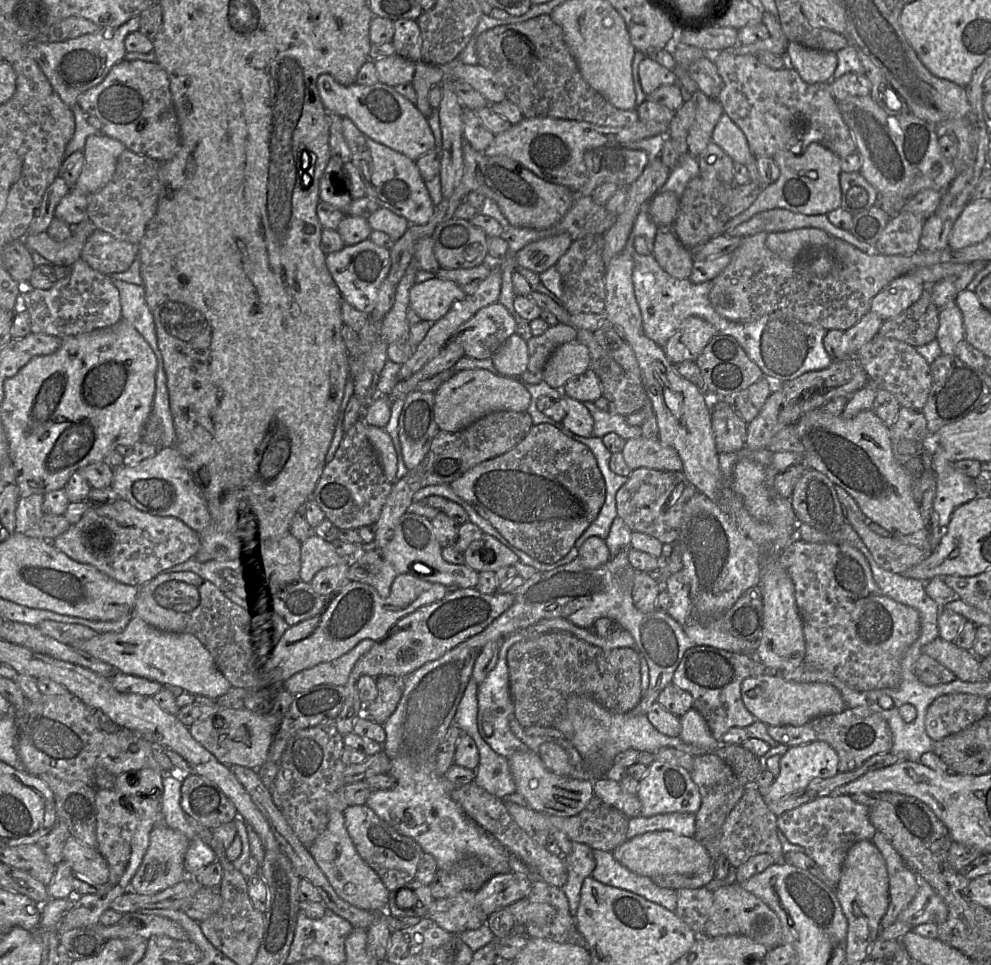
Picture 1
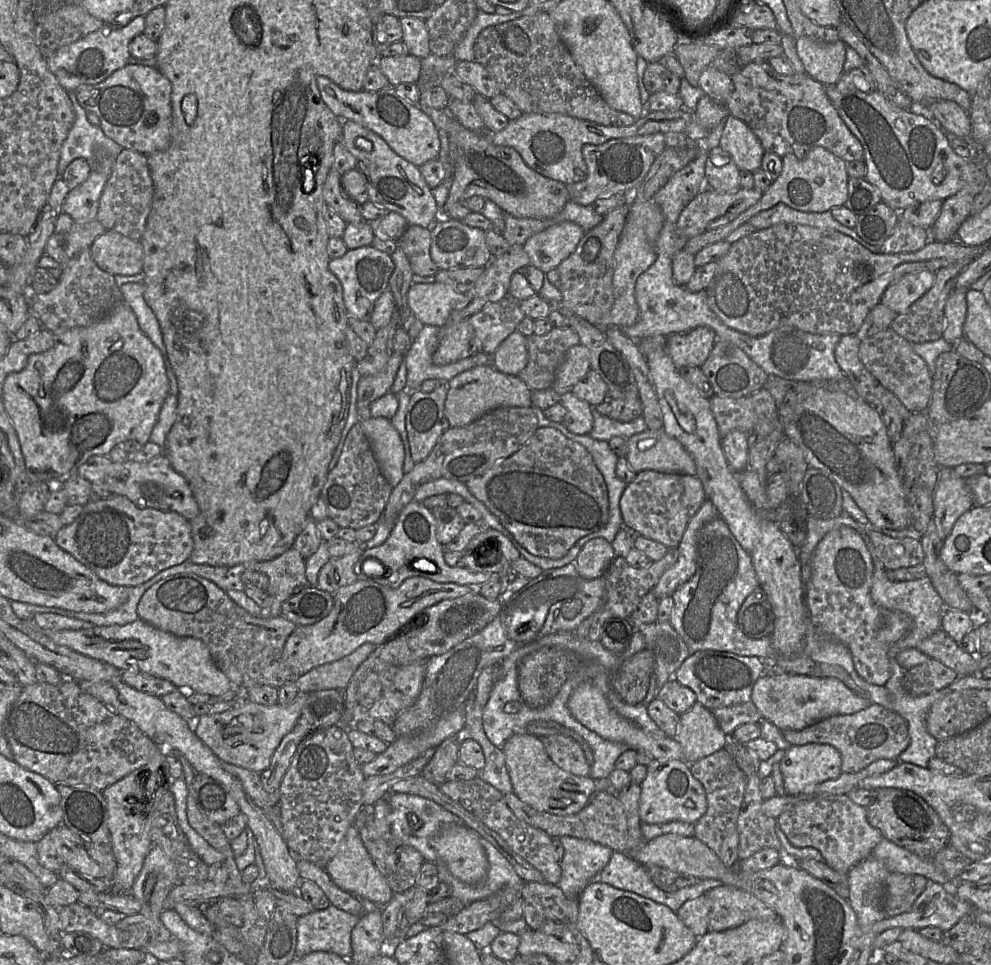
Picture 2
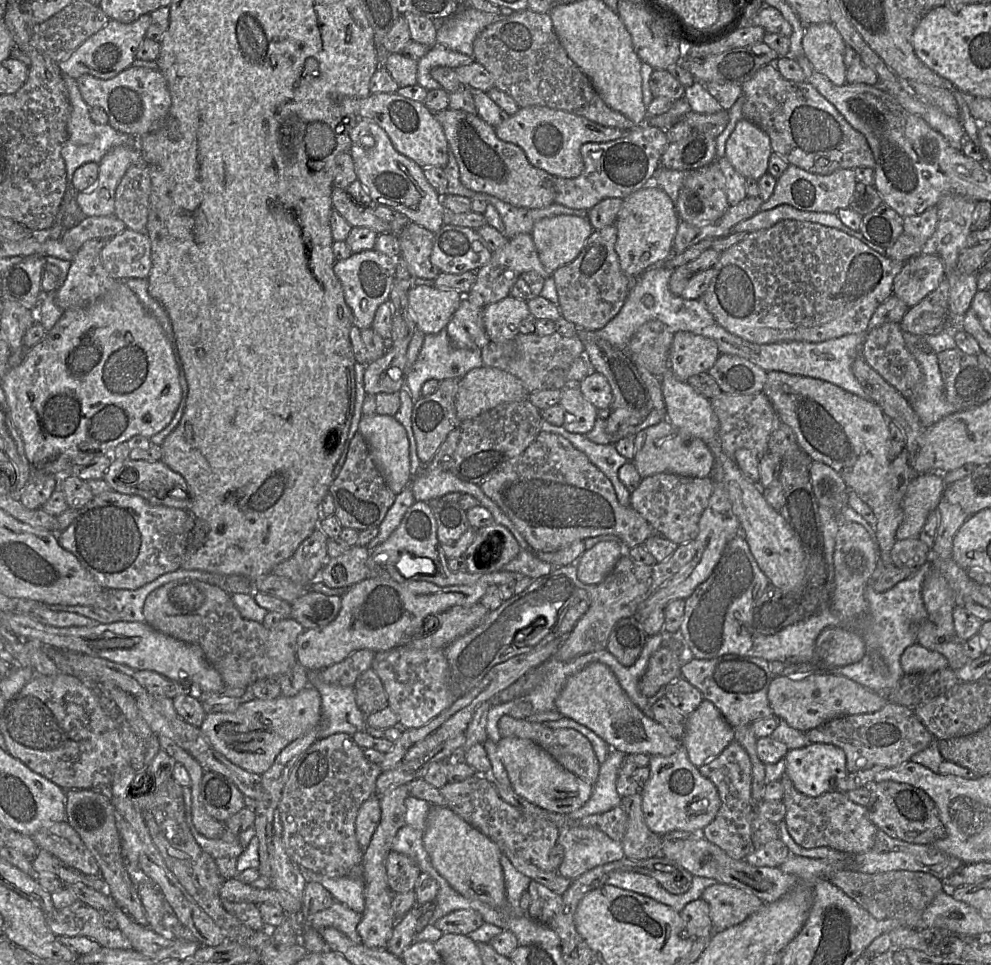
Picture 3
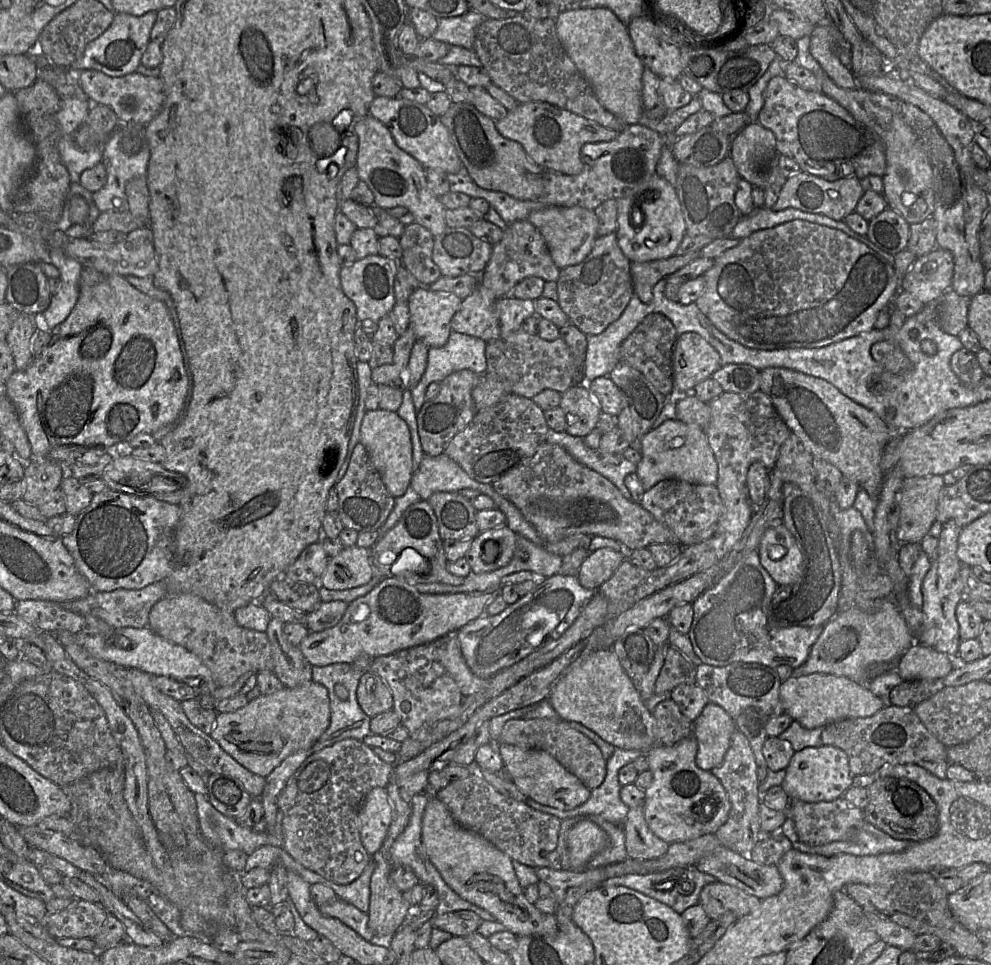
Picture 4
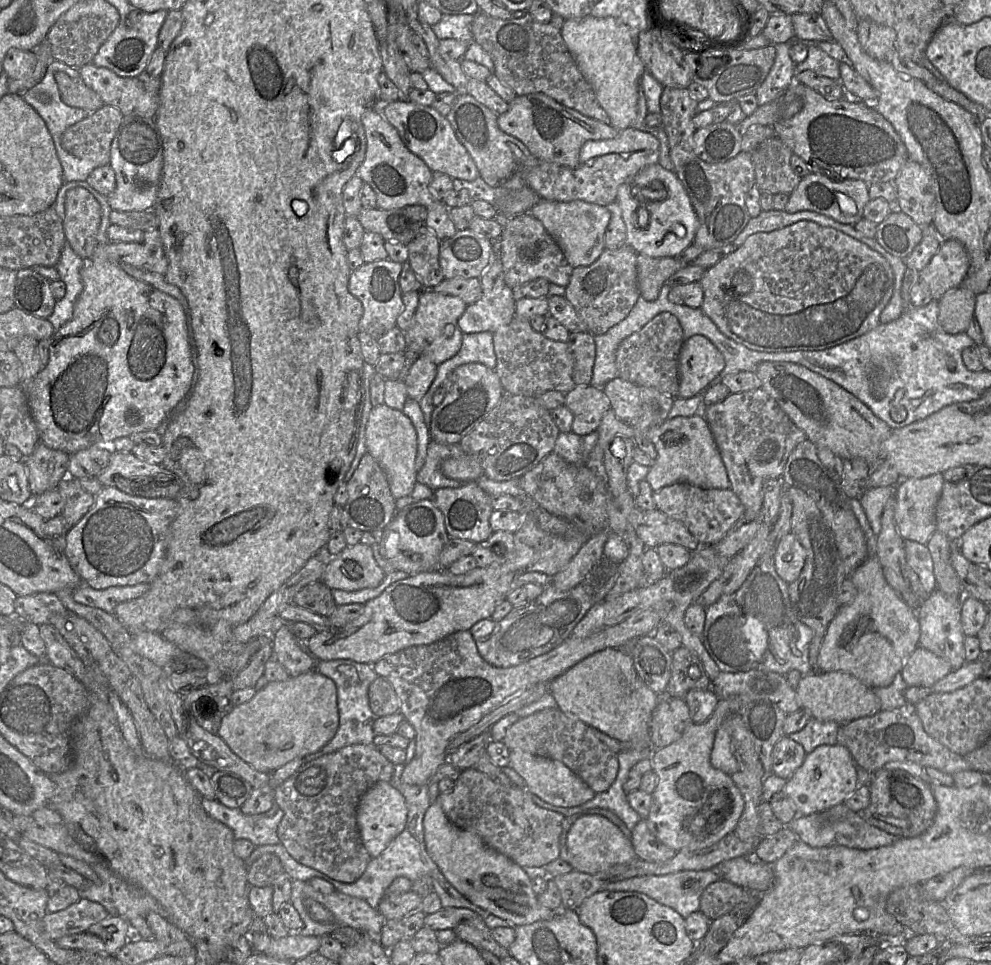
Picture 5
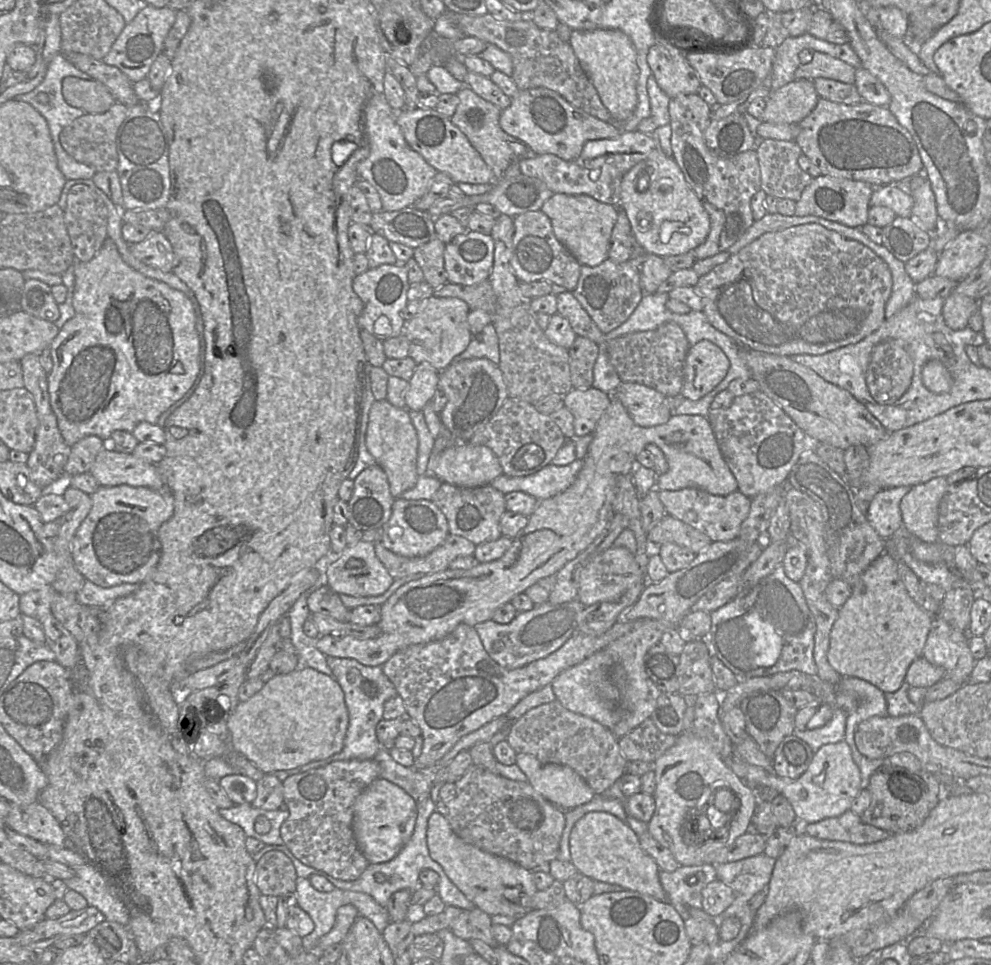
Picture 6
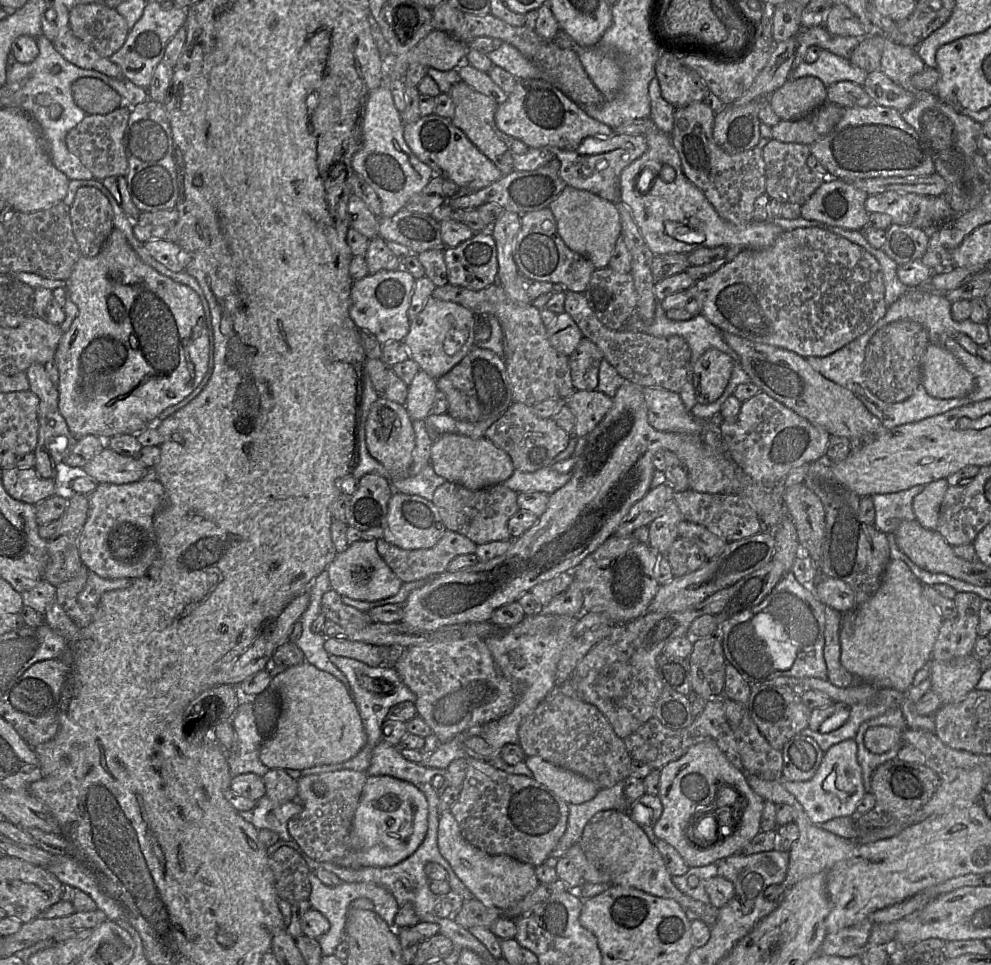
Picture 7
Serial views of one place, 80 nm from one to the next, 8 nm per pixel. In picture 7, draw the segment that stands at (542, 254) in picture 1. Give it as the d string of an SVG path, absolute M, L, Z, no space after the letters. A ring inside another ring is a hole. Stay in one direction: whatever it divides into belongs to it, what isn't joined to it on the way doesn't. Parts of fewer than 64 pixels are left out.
M567 186L548 208L557 223L557 232L574 252L588 259L596 269L608 267L621 236L621 217L616 204L589 191Z

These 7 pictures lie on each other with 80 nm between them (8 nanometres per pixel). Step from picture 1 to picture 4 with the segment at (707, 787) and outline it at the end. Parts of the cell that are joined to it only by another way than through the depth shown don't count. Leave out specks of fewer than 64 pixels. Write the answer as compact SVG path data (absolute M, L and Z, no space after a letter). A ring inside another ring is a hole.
M735 730L723 762L710 772L719 779L730 802L728 819L714 835L723 847L743 856L749 856L749 853L762 839L759 819L759 806L762 799L755 757L747 737L742 732Z

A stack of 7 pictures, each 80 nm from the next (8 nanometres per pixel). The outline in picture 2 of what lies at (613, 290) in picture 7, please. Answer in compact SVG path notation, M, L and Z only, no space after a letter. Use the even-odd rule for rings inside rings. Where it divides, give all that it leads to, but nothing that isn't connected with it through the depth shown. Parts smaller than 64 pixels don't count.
M622 205L608 212L600 224L585 232L575 251L556 268L559 274L561 306L592 325L608 314L613 302L614 251L625 224L629 205Z

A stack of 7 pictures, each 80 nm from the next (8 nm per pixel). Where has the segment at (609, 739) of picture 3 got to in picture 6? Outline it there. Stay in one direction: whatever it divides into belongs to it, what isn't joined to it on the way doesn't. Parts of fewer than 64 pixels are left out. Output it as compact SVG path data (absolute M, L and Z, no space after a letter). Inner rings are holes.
M606 649L585 658L560 673L551 683L552 691L564 708L589 717L612 729L623 718L621 695L612 678L613 659Z

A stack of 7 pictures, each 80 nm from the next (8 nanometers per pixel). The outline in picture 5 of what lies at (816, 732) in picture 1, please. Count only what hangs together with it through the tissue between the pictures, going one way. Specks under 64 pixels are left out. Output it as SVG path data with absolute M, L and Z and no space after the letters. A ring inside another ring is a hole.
M905 704L893 710L881 710L872 716L841 724L838 729L837 743L849 750L857 766L870 773L876 772L891 761L912 761L950 775L959 771L972 770L964 756L951 751L924 730L915 704Z

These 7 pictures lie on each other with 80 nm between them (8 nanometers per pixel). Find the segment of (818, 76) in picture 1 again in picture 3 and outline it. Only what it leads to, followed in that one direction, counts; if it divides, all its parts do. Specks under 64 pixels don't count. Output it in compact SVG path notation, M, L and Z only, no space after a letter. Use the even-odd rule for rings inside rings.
M831 22L805 26L802 39L804 56L817 72L833 84L845 85L847 68L843 59L847 45L835 26Z

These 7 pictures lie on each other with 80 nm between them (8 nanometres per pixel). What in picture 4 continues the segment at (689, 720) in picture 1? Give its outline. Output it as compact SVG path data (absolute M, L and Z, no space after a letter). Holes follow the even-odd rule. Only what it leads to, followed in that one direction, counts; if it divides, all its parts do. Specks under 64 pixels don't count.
M712 702L707 703L692 722L692 735L698 744L696 765L707 771L719 766L735 730L735 720L725 709Z

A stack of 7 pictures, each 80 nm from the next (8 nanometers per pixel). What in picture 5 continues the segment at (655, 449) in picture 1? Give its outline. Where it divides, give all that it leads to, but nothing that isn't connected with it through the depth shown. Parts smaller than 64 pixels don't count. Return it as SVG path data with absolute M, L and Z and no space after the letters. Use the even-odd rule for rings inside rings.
M701 414L684 417L677 416L667 418L662 424L651 428L646 437L653 443L657 451L657 458L649 467L649 472L646 476L646 481L651 486L653 491L657 491L663 487L675 483L688 483L703 489L729 489L730 481L722 461L720 452L713 438L712 432L706 421L706 418Z

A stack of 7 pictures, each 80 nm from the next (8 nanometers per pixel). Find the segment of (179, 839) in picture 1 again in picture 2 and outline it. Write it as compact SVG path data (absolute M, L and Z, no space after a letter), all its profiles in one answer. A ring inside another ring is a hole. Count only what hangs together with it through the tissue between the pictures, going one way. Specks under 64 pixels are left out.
M152 845L131 887L131 893L142 904L141 913L149 921L150 940L164 942L172 938L160 914L165 910L167 895L179 882L175 863L159 846Z

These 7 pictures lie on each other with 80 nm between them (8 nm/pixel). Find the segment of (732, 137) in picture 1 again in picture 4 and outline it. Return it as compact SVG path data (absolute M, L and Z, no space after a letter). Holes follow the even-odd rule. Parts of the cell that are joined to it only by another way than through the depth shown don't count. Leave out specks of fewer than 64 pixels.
M756 121L748 123L733 138L729 157L741 178L758 186L760 170L778 155L774 133Z

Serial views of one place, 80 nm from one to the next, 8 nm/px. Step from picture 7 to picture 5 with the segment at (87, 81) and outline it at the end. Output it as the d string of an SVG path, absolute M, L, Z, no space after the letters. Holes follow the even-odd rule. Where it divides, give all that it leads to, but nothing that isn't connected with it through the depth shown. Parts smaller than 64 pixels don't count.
M57 72L55 80L63 102L68 106L81 108L91 113L105 104L101 97L83 81L77 82L64 72Z

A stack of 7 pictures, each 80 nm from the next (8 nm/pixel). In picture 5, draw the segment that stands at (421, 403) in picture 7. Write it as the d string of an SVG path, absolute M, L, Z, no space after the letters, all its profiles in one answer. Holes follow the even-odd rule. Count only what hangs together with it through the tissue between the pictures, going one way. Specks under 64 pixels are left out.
M416 356L404 377L408 398L419 401L429 390L437 372L437 365L425 356Z

